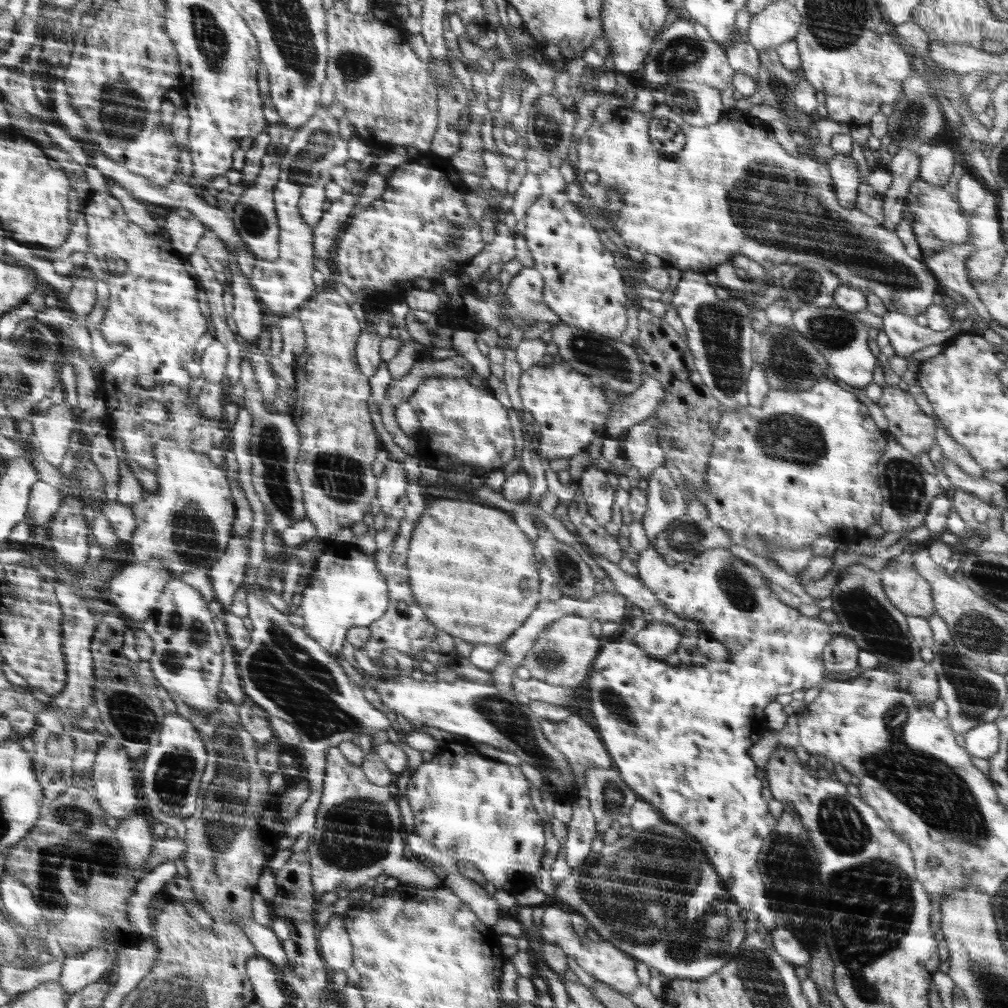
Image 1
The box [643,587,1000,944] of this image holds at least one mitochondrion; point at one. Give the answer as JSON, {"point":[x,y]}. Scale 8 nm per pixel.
{"point":[931,790]}

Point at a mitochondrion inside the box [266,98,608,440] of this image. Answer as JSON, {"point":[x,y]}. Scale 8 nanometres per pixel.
{"point":[321,133]}

